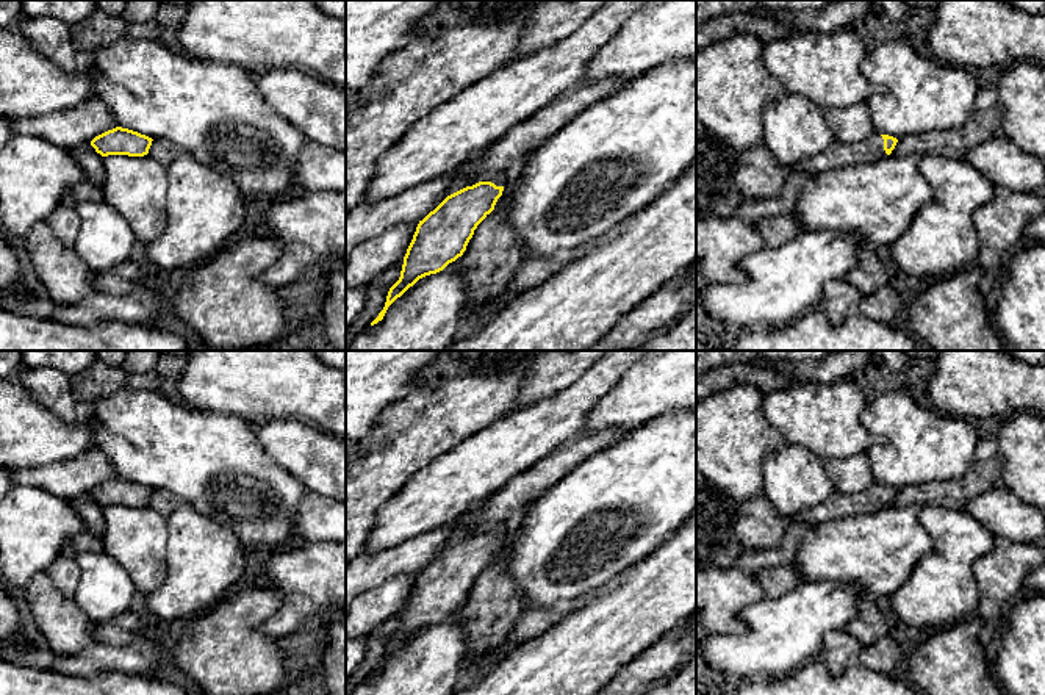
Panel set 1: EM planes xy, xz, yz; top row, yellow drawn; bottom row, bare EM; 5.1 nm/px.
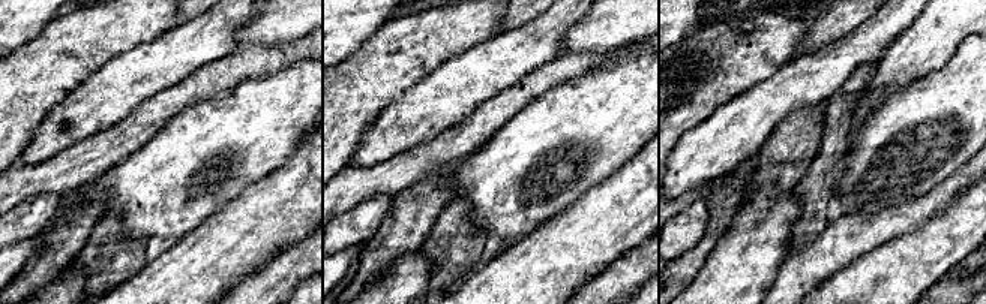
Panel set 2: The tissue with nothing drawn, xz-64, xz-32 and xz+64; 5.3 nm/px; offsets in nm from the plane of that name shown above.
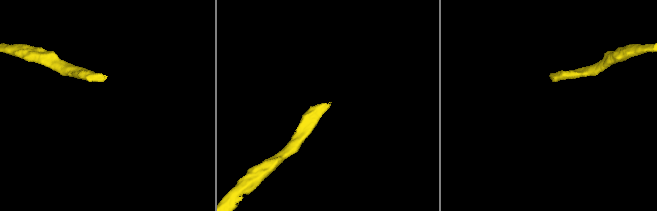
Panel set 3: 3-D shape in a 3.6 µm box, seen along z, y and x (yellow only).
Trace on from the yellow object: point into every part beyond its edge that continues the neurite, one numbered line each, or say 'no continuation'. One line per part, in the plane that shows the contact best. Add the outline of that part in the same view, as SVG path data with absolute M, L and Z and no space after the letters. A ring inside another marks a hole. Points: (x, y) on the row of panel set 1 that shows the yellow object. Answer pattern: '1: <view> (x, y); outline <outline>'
1: xz (499, 179); outline M499 172L491 175L488 180L482 180L482 182L491 182L496 186L504 186L504 183L508 180L508 177L512 175L512 172Z

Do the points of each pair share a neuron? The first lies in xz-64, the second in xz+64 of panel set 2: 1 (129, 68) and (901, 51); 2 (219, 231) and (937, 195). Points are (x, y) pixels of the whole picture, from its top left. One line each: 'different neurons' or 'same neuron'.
1: different neurons
2: different neurons

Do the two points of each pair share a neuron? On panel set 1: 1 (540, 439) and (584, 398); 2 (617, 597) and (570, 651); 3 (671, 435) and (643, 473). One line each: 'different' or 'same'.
1: same
2: same
3: same

